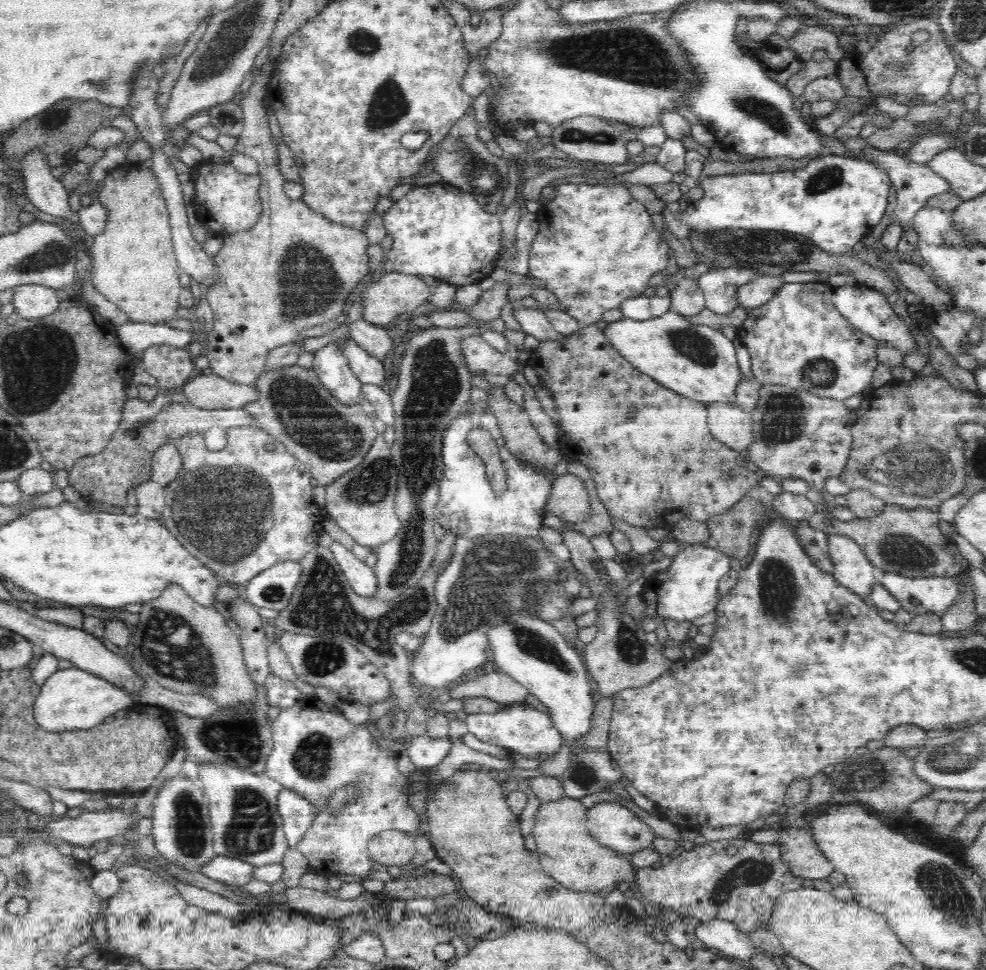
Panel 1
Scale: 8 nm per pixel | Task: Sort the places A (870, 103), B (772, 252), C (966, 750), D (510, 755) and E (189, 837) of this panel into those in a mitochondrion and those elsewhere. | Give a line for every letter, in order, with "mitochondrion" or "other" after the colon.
A: other
B: mitochondrion
C: mitochondrion
D: other
E: mitochondrion

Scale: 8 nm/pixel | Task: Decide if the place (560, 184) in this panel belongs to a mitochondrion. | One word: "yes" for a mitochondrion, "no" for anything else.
no

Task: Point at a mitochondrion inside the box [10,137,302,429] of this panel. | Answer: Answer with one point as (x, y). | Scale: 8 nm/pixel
(52, 255)

